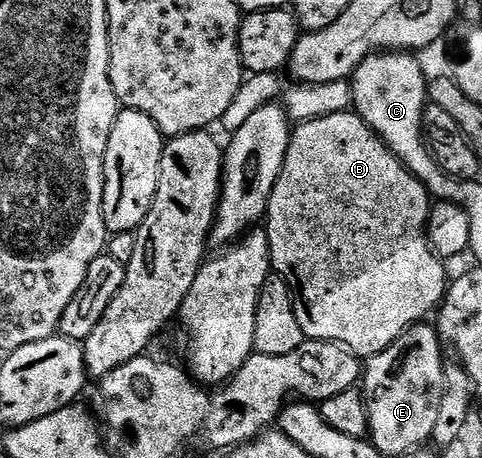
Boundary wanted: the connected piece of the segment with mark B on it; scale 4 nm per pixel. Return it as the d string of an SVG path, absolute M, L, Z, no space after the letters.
M353 110L341 111L340 113L332 113L331 115L325 115L319 119L310 119L307 123L297 124L293 128L290 136L290 144L288 145L288 153L286 154L286 160L284 161L284 169L280 173L280 177L276 181L276 185L272 189L272 197L270 198L270 205L268 208L268 218L264 223L264 230L266 236L270 238L270 262L273 270L277 274L285 277L292 284L293 290L296 292L296 302L294 308L296 309L296 317L300 321L300 329L303 336L307 340L322 340L328 343L341 344L342 347L349 349L354 355L358 357L369 357L372 355L379 355L384 349L388 349L399 339L403 333L410 330L411 327L421 324L422 319L426 314L433 312L435 308L441 304L442 300L446 298L446 289L448 286L448 278L446 279L446 267L447 264L443 260L439 259L434 254L434 250L430 248L430 242L426 240L426 222L430 220L430 208L432 206L432 196L429 191L426 190L426 186L420 182L417 177L413 175L405 165L397 159L392 152L386 148L386 143L375 133L367 123L360 118Z

